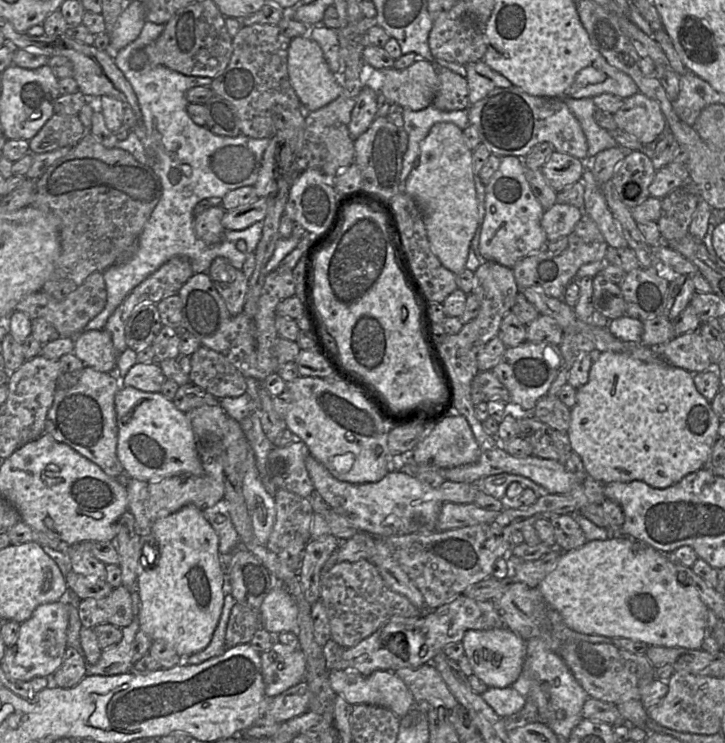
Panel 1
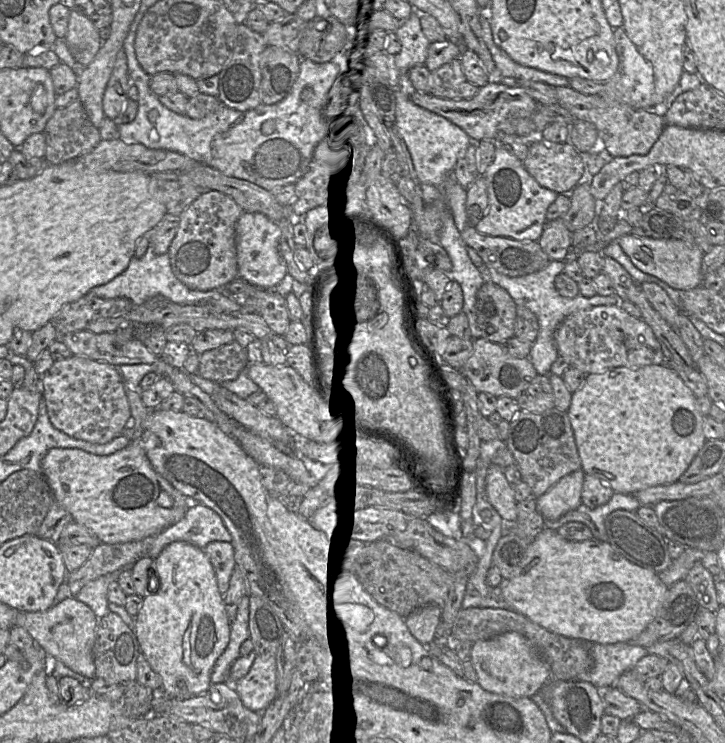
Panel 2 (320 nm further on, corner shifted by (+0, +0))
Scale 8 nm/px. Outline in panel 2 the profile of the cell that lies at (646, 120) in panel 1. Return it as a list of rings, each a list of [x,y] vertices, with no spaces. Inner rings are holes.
[[[570,86],[554,87],[557,103],[569,111],[575,119],[595,125],[599,135],[599,146],[612,157],[647,154],[665,128],[665,119],[656,110],[635,109],[626,104],[607,102],[599,94],[585,95]]]

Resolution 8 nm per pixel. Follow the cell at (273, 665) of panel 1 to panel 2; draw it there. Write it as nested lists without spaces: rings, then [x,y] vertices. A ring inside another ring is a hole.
[[[257,655],[248,673],[232,686],[243,705],[262,713],[277,697],[276,658]]]

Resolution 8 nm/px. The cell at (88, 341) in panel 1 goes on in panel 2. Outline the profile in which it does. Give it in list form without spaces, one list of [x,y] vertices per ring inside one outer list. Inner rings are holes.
[[[127,387],[126,394],[131,411],[130,426],[135,429],[135,439],[128,446],[107,456],[94,455],[77,448],[52,448],[41,461],[41,472],[51,489],[54,502],[71,514],[73,522],[88,528],[104,544],[126,543],[155,536],[179,522],[192,502],[153,469],[139,444],[143,421],[151,410],[143,404],[138,392]]]

